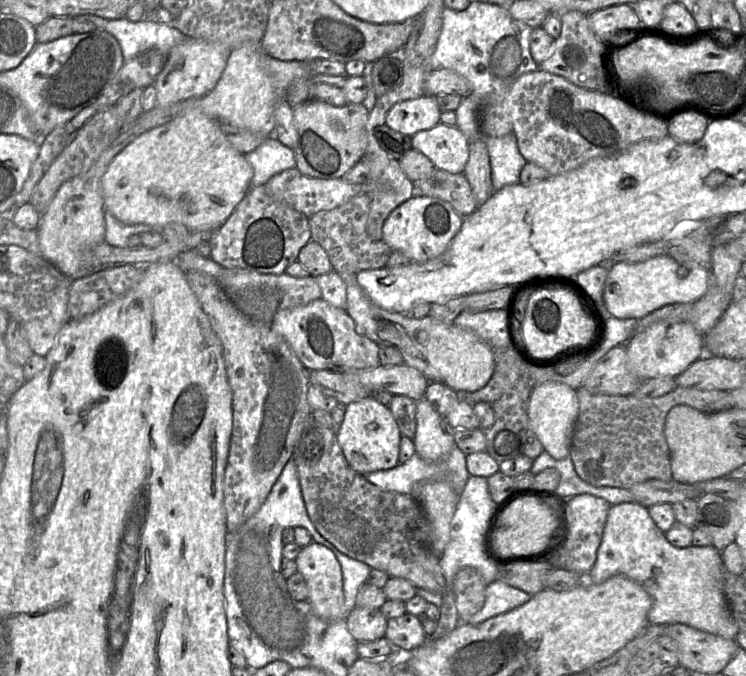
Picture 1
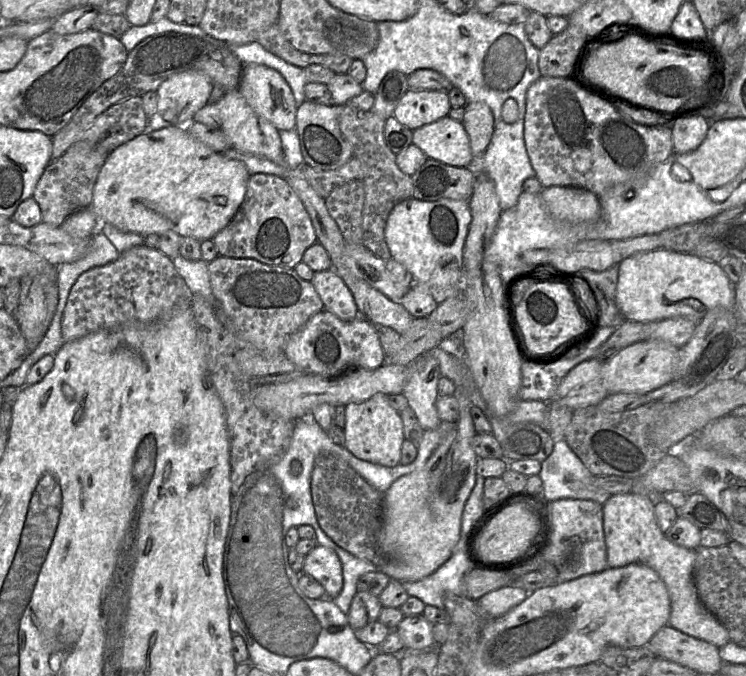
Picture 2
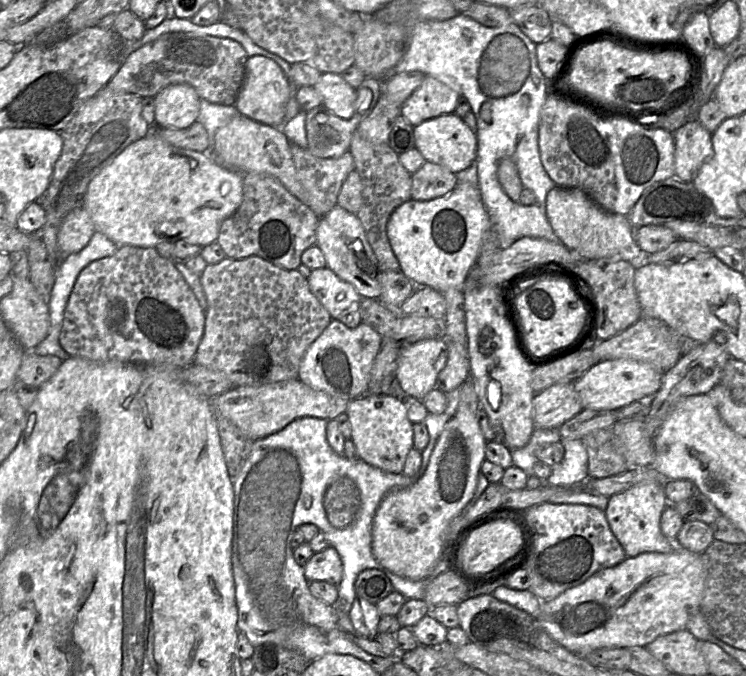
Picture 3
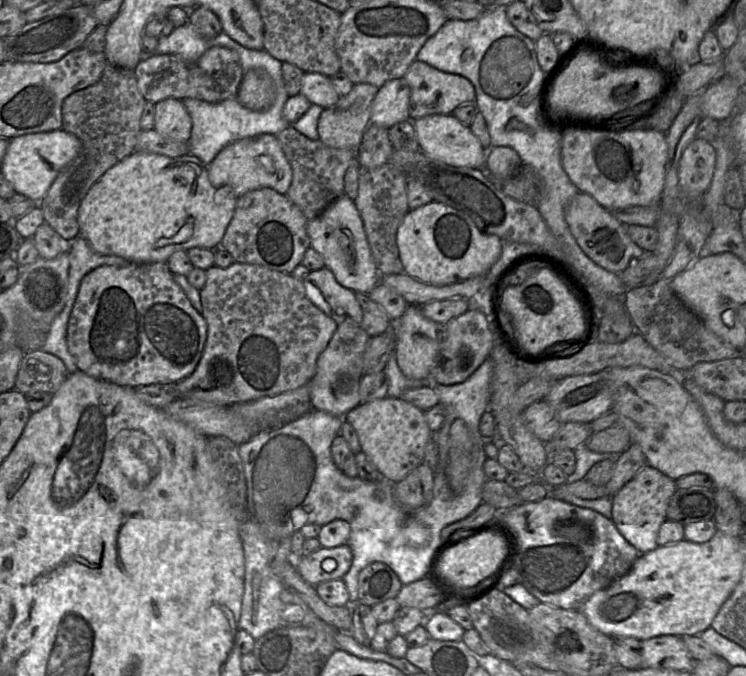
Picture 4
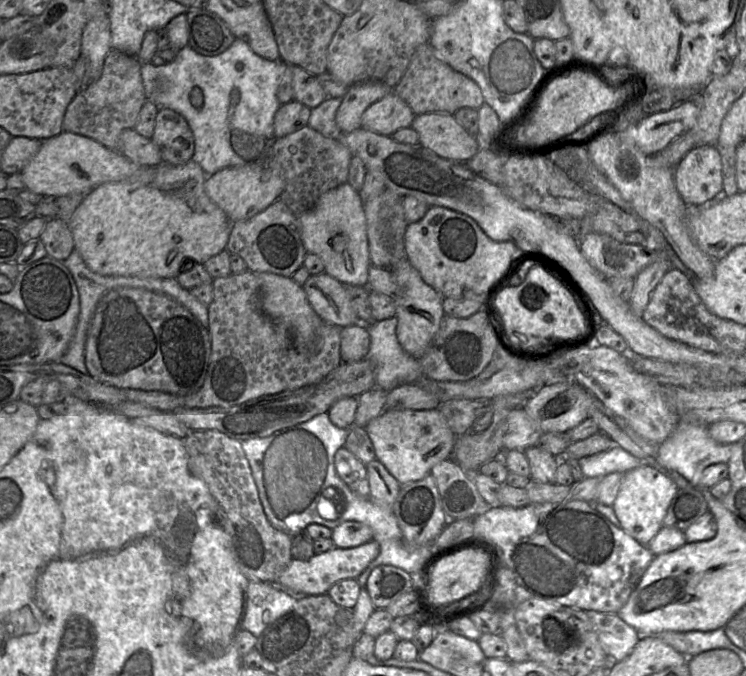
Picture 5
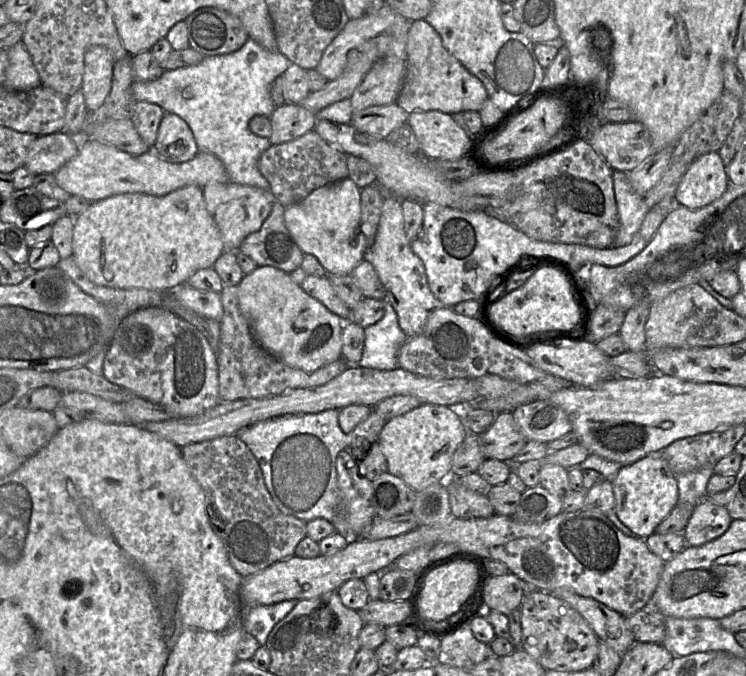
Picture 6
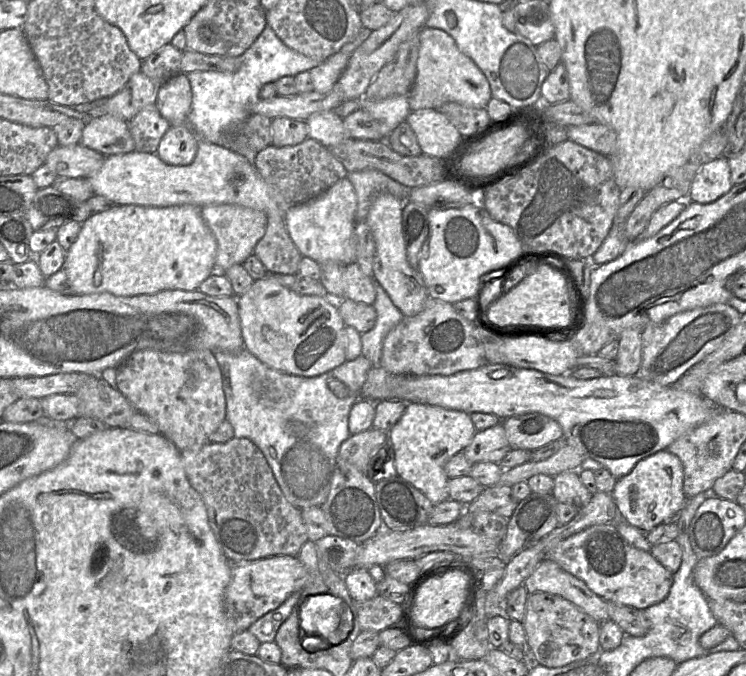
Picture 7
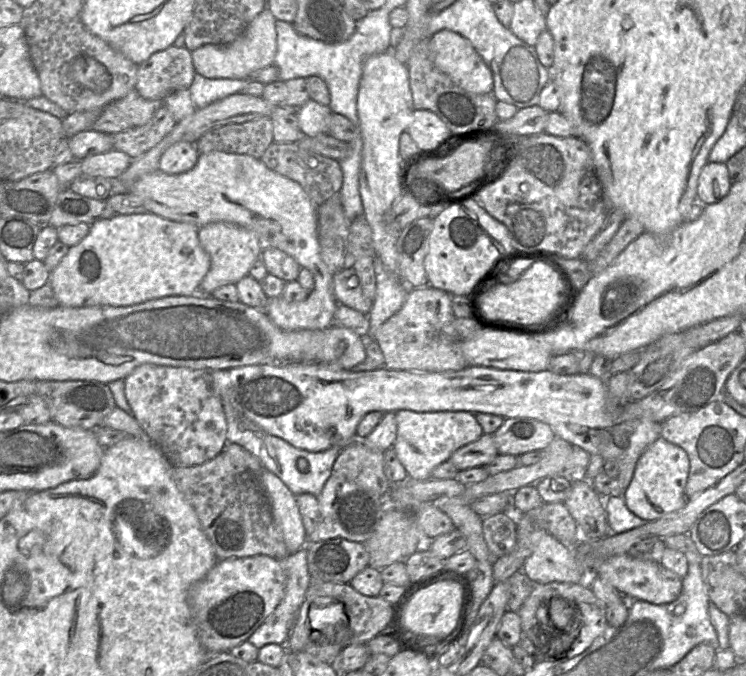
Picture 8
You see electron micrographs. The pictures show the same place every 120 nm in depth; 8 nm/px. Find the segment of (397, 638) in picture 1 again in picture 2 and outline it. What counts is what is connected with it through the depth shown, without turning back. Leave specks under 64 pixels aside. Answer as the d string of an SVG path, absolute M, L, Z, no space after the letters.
M422 614L404 617L395 631L407 649L427 649L435 645L432 624Z

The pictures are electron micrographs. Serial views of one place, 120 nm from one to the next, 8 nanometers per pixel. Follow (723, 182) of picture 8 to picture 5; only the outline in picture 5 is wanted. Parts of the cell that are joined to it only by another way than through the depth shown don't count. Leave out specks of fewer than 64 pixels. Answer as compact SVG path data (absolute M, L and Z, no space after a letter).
M698 145L674 168L674 182L688 207L704 207L723 194L722 160L716 145Z

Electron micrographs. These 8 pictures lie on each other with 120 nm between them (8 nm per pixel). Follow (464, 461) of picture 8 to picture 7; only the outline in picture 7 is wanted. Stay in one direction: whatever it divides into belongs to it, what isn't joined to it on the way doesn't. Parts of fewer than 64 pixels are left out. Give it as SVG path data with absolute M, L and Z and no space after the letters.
M501 420L493 427L477 431L463 452L472 464L499 463L511 449Z

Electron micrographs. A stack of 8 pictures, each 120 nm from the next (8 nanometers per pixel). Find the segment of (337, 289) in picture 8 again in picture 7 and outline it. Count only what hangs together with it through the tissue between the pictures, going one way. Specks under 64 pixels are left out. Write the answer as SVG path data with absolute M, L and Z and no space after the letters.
M350 263L343 274L344 299L373 305L376 299L375 280L363 273L360 266Z

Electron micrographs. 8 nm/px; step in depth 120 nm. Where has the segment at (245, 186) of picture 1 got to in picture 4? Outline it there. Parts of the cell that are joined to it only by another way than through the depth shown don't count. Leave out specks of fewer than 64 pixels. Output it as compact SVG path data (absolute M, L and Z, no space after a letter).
M136 150L107 170L90 188L78 210L78 237L86 239L101 255L119 256L131 263L166 262L178 250L220 247L237 199L230 186L214 187L208 178L208 165L192 154L169 157Z

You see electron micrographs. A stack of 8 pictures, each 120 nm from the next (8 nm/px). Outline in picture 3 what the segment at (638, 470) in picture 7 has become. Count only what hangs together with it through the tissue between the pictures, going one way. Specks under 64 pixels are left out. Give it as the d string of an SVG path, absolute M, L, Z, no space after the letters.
M659 483L638 484L609 498L605 515L627 557L645 552L668 553L676 548L676 544L662 533L660 527L662 512L668 504L664 485Z

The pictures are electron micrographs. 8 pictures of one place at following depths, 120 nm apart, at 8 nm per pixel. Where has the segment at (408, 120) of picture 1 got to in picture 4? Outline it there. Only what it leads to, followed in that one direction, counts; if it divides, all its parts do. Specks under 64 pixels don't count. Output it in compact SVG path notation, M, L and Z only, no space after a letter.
M417 59L412 62L404 78L411 89L410 120L433 114L452 114L458 106L474 102L476 98L474 85L464 76L444 72Z

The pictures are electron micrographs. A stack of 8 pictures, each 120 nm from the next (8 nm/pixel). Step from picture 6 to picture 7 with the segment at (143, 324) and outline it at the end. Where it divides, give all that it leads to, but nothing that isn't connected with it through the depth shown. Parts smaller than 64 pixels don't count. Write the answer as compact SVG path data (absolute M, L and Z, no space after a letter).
M141 350L133 353L116 368L116 388L132 404L136 412L140 412L152 419L159 428L159 434L170 440L180 451L197 451L209 443L209 436L214 433L219 425L226 420L226 400L222 386L222 374L213 352L209 350L194 350L187 353L165 353L154 350Z

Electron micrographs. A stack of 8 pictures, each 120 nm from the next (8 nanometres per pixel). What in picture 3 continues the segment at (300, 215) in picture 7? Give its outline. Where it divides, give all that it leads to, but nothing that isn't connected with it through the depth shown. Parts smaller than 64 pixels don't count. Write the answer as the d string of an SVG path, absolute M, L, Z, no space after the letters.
M335 205L324 217L319 218L316 237L316 246L324 254L326 267L329 267L340 279L352 284L361 297L380 298L382 270L356 214Z

